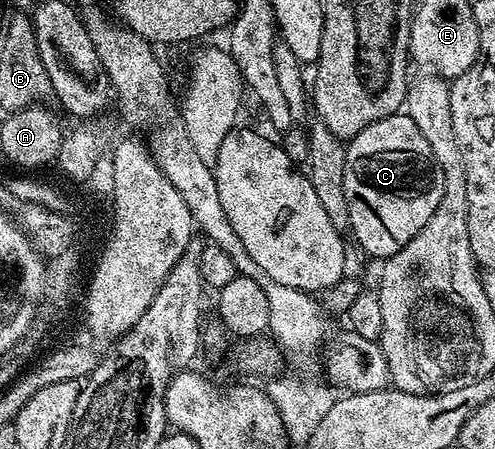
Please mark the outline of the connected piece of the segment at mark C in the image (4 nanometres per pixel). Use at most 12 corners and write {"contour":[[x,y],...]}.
{"contour":[[408,114],[348,141],[348,231],[403,250],[443,198]]}

